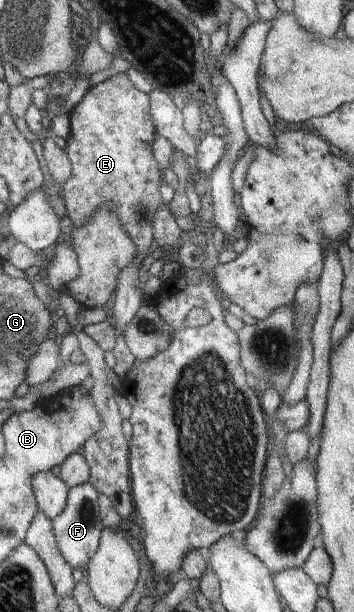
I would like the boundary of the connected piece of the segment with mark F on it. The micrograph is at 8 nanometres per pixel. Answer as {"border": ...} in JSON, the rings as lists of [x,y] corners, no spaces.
{"border":[[[88,481],[69,489],[67,504],[63,512],[52,520],[53,534],[65,562],[74,570],[86,570],[90,558],[99,548],[99,541],[105,525],[99,512],[98,490]]]}

